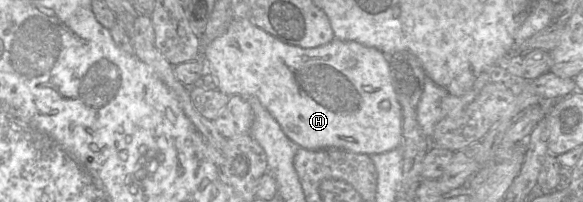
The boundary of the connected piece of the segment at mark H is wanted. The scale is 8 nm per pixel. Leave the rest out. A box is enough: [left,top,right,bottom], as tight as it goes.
[204,18,402,155]

